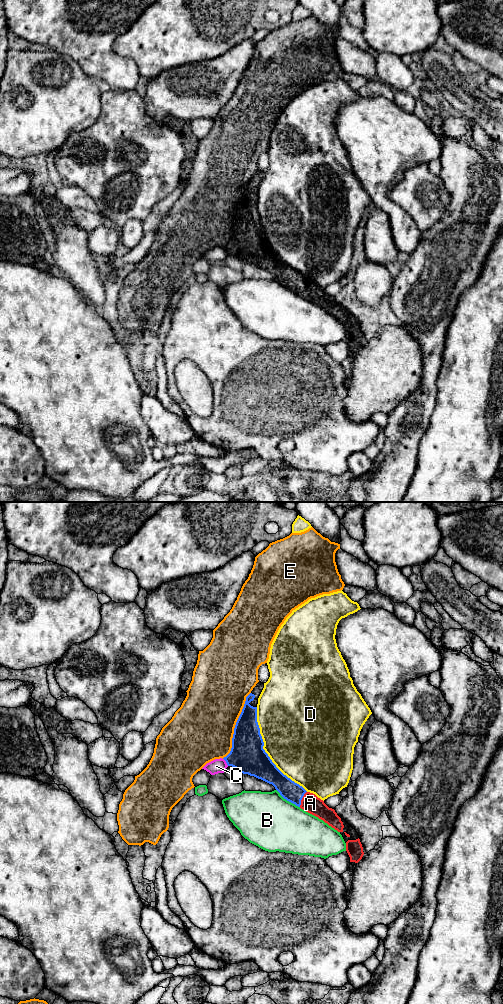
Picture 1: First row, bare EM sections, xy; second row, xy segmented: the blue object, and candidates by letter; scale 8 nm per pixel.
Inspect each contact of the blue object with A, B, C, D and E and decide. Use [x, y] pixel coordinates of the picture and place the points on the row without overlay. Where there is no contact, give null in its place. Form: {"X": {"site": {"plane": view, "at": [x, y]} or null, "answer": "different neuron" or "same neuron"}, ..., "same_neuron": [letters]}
{"A": {"site": {"plane": "xy", "at": [301, 287]}, "answer": "same neuron"}, "B": {"site": {"plane": "xy", "at": [287, 288]}, "answer": "different neuron"}, "C": {"site": {"plane": "xy", "at": [226, 250]}, "answer": "different neuron"}, "D": {"site": {"plane": "xy", "at": [265, 240]}, "answer": "different neuron"}, "E": {"site": {"plane": "xy", "at": [235, 214]}, "answer": "different neuron"}, "same_neuron": ["A"]}

